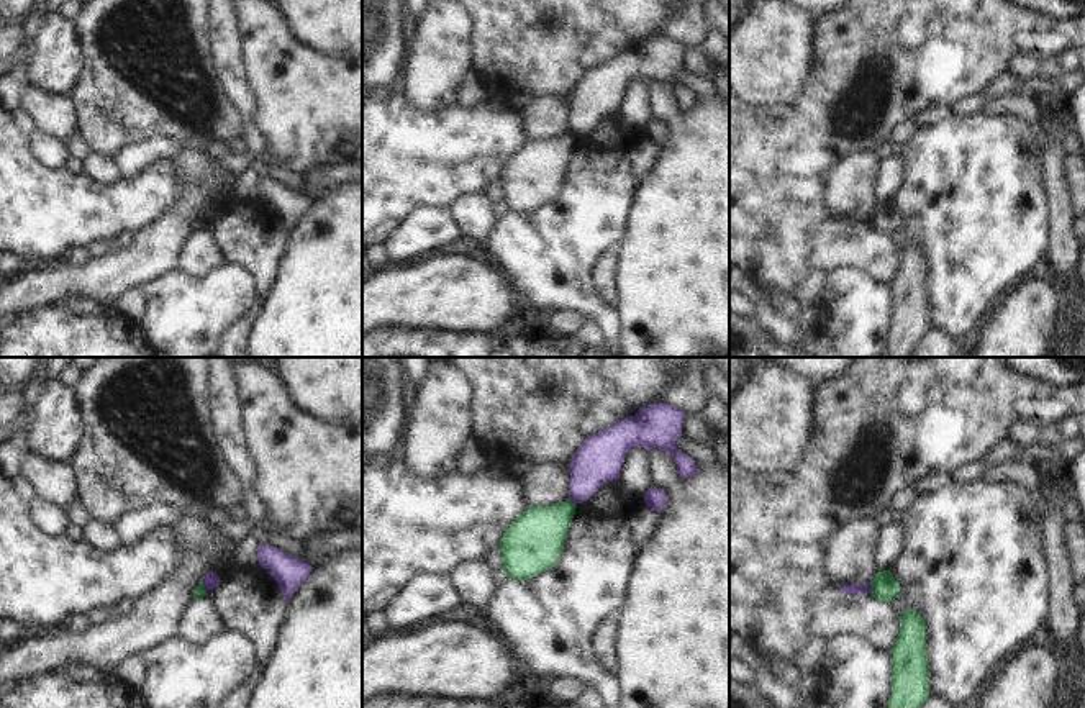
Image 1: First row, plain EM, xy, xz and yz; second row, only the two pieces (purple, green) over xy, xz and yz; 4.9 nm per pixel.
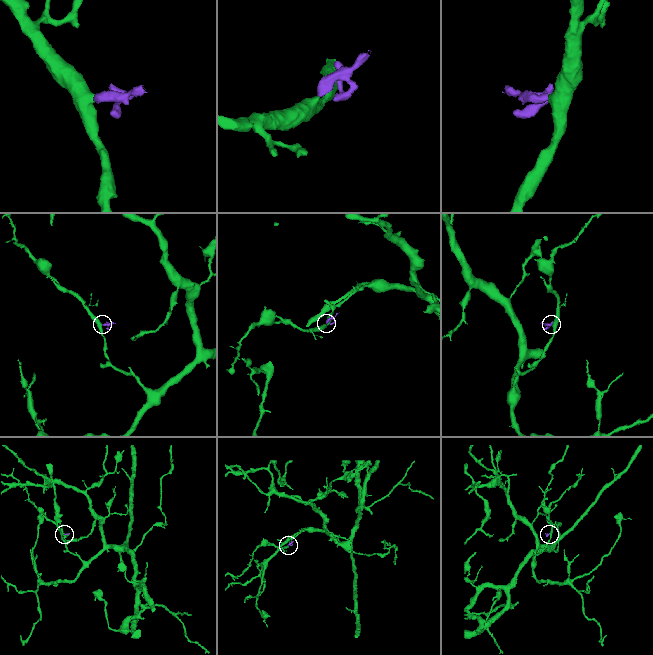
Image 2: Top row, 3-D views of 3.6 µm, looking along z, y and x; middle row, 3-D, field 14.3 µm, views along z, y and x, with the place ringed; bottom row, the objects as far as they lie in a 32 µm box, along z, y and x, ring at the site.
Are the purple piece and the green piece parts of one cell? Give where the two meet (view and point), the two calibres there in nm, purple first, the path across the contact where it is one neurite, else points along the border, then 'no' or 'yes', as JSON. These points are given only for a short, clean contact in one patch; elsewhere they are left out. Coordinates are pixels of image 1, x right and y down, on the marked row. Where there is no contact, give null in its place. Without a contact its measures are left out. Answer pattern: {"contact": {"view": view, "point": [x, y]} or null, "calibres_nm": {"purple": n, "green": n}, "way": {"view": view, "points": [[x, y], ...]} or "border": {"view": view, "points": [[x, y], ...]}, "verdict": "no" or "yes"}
{"contact": {"view": "yz", "point": [871, 587]}, "calibres_nm": {"purple": 60, "green": 130}, "border": {"view": "yz", "points": [[872, 580], [871, 592]]}, "verdict": "no"}

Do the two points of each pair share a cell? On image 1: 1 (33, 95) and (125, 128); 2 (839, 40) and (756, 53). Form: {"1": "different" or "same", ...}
{"1": "different", "2": "different"}

